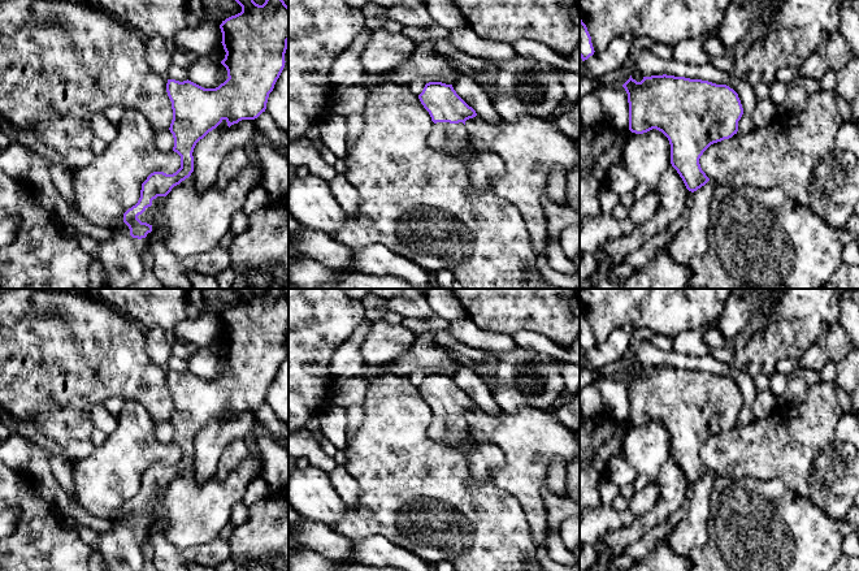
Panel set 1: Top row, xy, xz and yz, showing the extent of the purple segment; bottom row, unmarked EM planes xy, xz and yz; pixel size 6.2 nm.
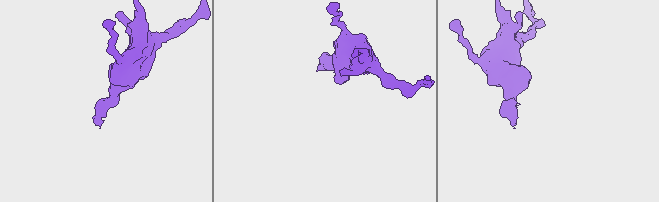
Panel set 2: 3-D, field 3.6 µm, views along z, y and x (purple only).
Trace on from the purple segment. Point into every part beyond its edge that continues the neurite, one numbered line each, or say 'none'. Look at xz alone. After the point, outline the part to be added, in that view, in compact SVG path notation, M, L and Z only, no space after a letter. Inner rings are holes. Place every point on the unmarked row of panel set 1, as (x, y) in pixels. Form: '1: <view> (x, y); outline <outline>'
1: xz (482, 458); outline M437 414L429 425L429 436L447 444L460 444L470 440L472 445L467 453L467 462L474 481L493 483L493 472L504 464L502 450L494 444L480 444L465 421L463 414Z

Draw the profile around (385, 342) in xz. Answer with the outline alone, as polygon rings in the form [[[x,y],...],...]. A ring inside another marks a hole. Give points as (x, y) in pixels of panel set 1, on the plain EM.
[[[383,319],[372,321],[370,332],[360,347],[365,367],[372,371],[403,356],[415,345],[417,336],[402,324],[392,325]]]

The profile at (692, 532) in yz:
[[[710,471],[694,483],[687,515],[672,528],[667,545],[682,558],[689,558],[695,548],[704,546],[708,541],[710,501],[716,472]]]

